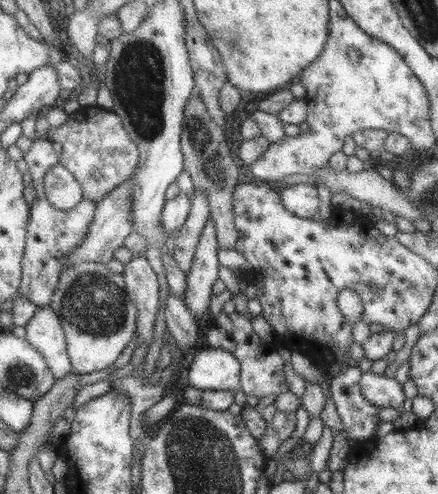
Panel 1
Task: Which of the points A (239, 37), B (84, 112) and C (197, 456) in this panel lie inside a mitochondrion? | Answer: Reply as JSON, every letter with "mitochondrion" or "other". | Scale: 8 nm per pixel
{"A":"mitochondrion","B":"other","C":"mitochondrion"}

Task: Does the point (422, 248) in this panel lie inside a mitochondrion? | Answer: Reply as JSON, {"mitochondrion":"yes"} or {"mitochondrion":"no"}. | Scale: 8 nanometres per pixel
{"mitochondrion":"no"}

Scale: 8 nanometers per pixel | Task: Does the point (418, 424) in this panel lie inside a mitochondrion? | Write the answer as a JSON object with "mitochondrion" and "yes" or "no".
{"mitochondrion":"no"}

